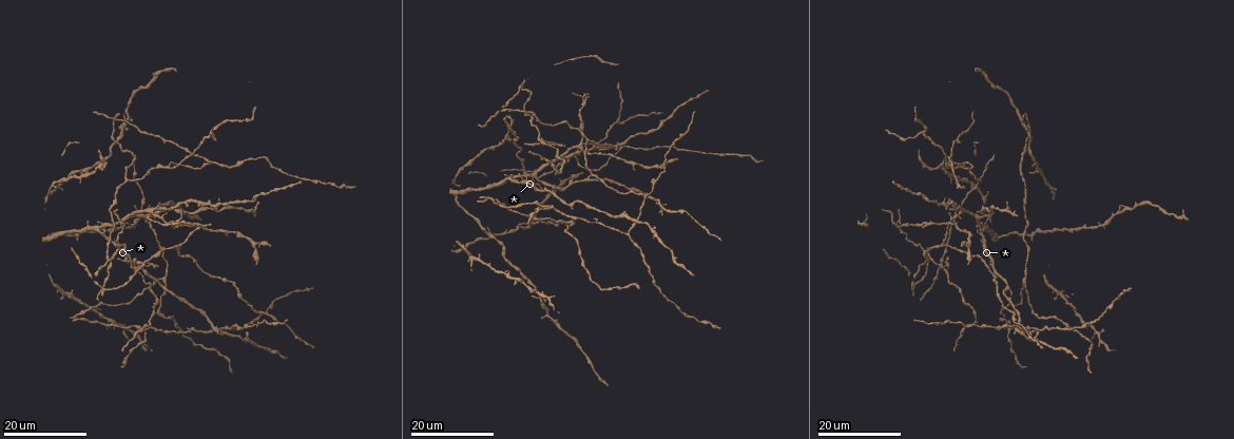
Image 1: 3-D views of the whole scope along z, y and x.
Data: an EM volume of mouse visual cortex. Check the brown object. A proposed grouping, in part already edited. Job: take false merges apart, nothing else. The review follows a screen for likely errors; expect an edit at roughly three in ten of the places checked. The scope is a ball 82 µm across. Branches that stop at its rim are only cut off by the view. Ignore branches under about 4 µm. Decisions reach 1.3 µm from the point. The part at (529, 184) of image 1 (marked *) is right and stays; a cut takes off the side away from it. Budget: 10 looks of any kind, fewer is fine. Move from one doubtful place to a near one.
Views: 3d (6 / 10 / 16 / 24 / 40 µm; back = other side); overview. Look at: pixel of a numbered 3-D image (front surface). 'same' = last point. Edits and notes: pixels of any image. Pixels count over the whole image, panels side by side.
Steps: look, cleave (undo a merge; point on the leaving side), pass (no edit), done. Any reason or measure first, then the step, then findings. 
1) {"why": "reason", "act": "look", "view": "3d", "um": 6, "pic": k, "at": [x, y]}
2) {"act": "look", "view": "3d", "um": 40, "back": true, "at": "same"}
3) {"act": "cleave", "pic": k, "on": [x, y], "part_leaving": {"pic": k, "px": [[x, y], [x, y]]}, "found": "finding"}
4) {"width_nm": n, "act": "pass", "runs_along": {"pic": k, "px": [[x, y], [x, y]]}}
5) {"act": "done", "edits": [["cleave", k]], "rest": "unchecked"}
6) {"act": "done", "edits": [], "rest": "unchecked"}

{"why": "arms part here", "act": "look", "view": "3d", "um": 24, "pic": 1, "at": [168, 165]}

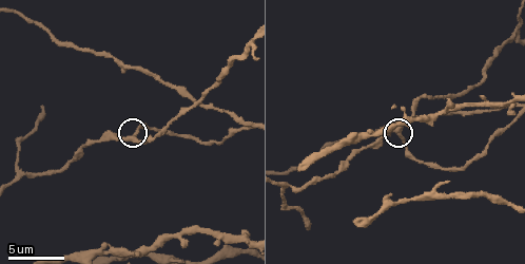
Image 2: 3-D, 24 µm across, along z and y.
{"why": "zoom in", "act": "look", "view": "3d", "um": 6, "pic": 2, "at": [397, 129]}

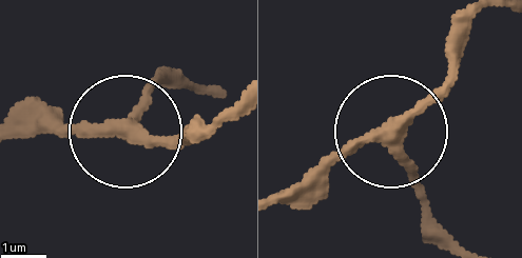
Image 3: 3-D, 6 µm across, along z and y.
{"act": "look", "view": "3d", "um": 6, "back": true, "pic": 3, "at": [397, 132]}

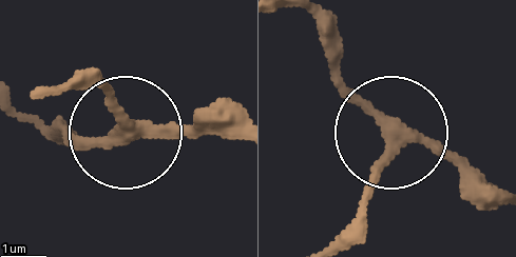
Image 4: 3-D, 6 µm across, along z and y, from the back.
{"width_nm": 270, "act": "pass", "found": "all the same cell"}

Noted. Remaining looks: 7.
{"why": "sudden change in width", "act": "look", "view": "3d", "um": 24, "pic": 1, "at": [900, 220]}

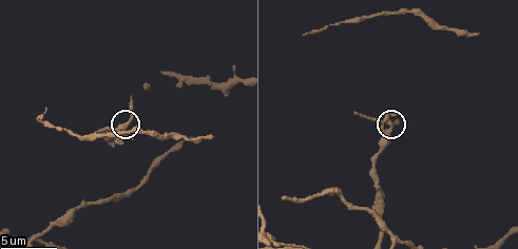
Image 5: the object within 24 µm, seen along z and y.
{"act": "look", "view": "3d", "um": 10, "pic": 5, "at": [391, 122]}

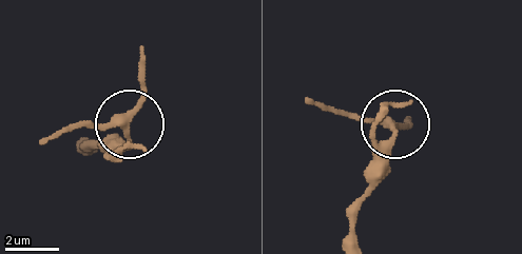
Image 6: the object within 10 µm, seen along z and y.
{"arms": 3, "act": "cleave", "pic": 6, "on": [97, 124], "found": "two cells meet here"}

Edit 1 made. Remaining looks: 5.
{"act": "look", "view": "overview"}

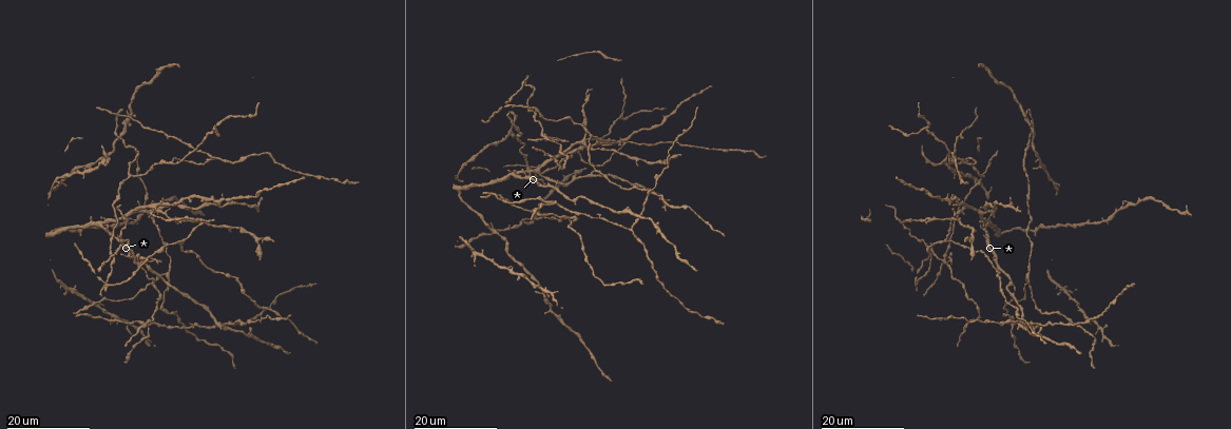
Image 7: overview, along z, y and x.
{"why": "arms part here", "act": "look", "view": "3d", "um": 16, "pic": 7, "at": [130, 174]}

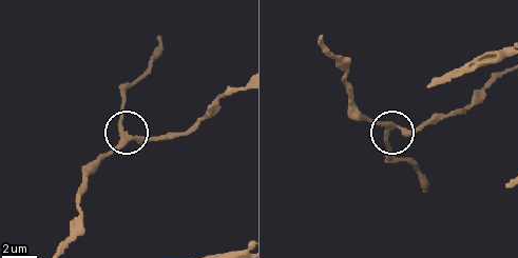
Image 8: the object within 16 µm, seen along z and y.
{"act": "look", "view": "3d", "um": 6, "pic": 8, "at": [131, 138]}

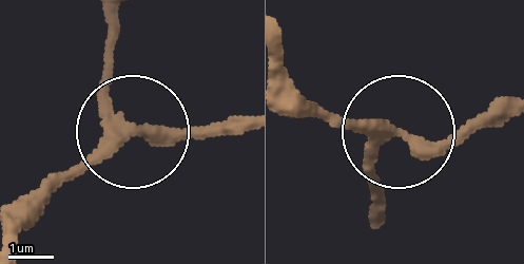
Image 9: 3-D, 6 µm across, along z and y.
{"act": "pass", "runs_along": {"pic": 9, "px": [[23, 222], [125, 143], [114, 21]]}, "found": "one cell here"}

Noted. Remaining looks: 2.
{"why": "side arm on a straight run", "act": "look", "view": "3d", "um": 24, "pic": 7, "at": [1034, 139]}

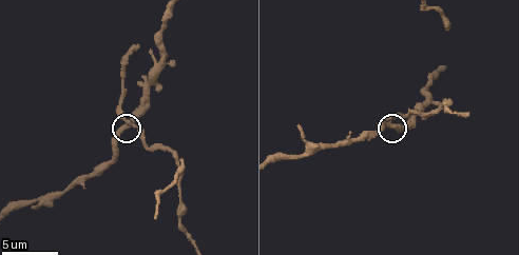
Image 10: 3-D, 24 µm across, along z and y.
{"act": "look", "view": "3d", "um": 6, "pic": 10, "at": [391, 126]}

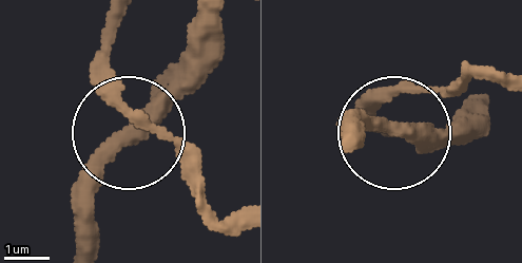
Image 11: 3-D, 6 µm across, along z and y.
{"width_nm": 270, "act": "pass", "runs_along": {"pic": 11, "px": [[235, 221], [137, 123], [80, 217]]}, "found": "one cell here"}

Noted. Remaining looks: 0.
{"act": "done", "edits": [["cleave", 6]], "rest": "unchecked"}

